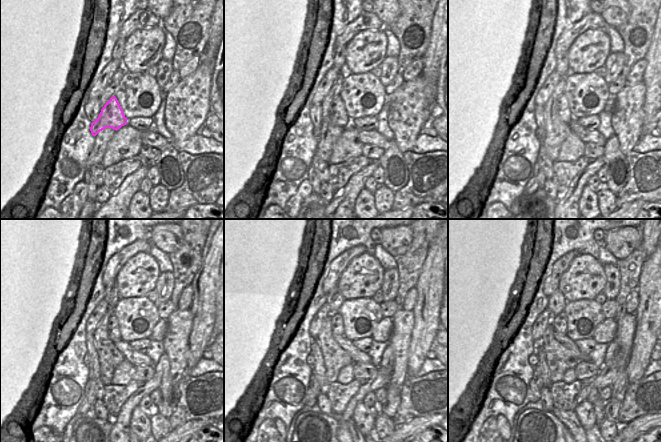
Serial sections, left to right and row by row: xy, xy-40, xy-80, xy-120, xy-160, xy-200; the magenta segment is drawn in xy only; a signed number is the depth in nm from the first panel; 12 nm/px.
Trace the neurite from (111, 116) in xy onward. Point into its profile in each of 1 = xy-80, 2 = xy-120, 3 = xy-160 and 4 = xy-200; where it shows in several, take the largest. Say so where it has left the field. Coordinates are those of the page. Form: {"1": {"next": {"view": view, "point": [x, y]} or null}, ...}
{"1": {"next": {"view": "xy-80", "point": [564, 112]}}, "2": {"next": {"view": "xy-120", "point": [112, 326]}}, "3": {"next": {"view": "xy-160", "point": [336, 319]}}, "4": {"next": {"view": "xy-200", "point": [559, 323]}}}

